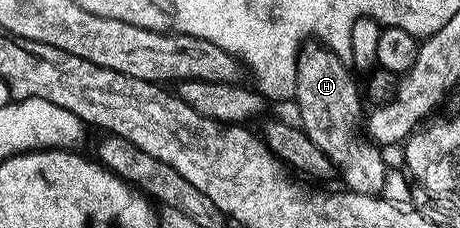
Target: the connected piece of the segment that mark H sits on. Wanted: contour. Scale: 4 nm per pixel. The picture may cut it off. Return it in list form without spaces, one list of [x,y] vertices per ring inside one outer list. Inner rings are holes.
[[[308,39],[302,44],[297,56],[296,66],[296,90],[294,91],[294,106],[298,108],[298,124],[308,138],[328,156],[330,161],[338,169],[340,178],[345,182],[343,184],[349,191],[362,193],[365,196],[379,195],[386,182],[386,168],[379,147],[373,146],[371,141],[358,128],[362,116],[362,90],[354,77],[353,71],[349,65],[339,58],[329,47],[320,43],[316,39]]]

